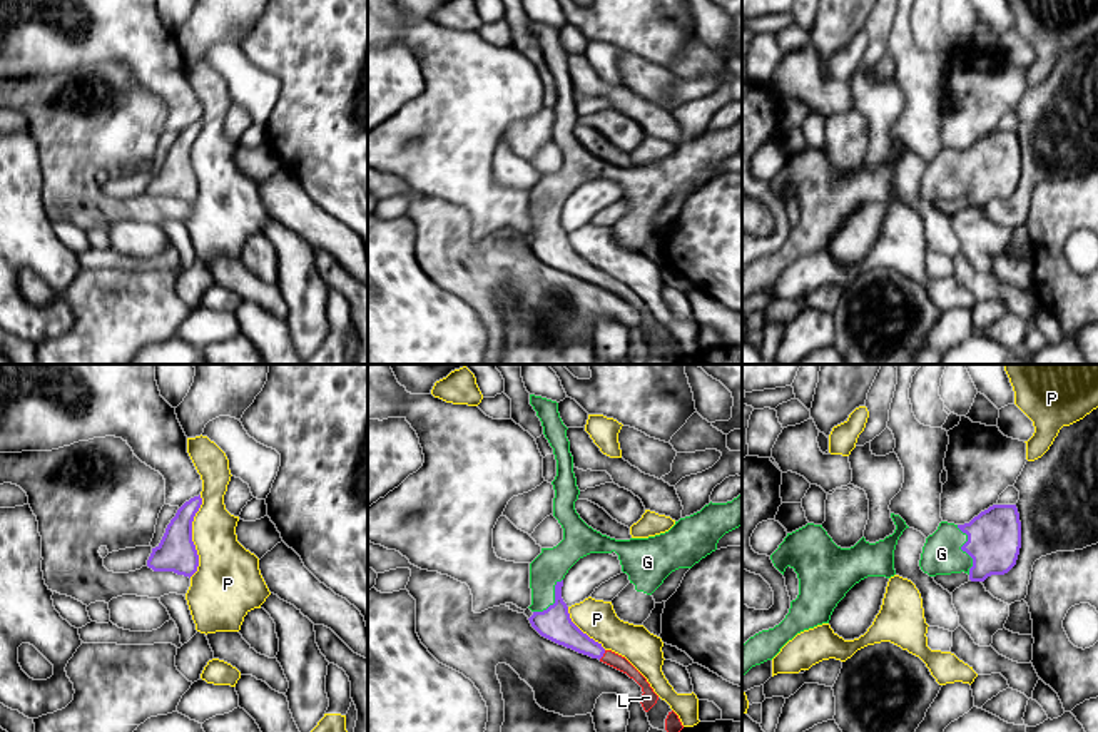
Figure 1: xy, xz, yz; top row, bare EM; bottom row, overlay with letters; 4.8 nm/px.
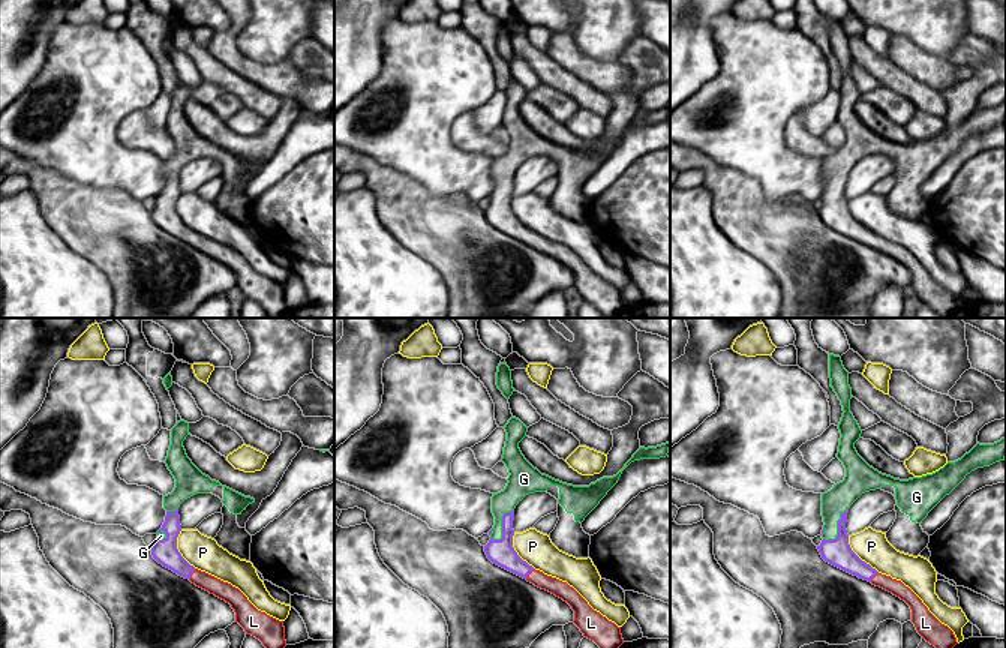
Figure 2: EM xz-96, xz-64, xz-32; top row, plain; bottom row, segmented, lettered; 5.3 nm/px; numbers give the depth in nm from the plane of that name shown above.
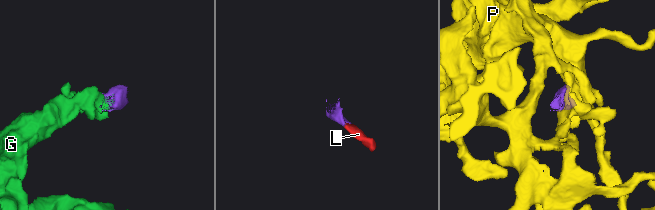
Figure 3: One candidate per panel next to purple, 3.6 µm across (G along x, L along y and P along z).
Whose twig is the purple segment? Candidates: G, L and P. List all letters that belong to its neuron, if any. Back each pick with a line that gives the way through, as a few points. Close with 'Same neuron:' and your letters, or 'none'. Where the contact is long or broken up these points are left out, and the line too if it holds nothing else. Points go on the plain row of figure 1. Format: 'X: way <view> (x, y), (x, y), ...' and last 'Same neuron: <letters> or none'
G: way yz (993, 167), (981, 174), (963, 176), (946, 176), (941, 179)
L: way xz (559, 253), (602, 281), (612, 284)
Same neuron: G, L

